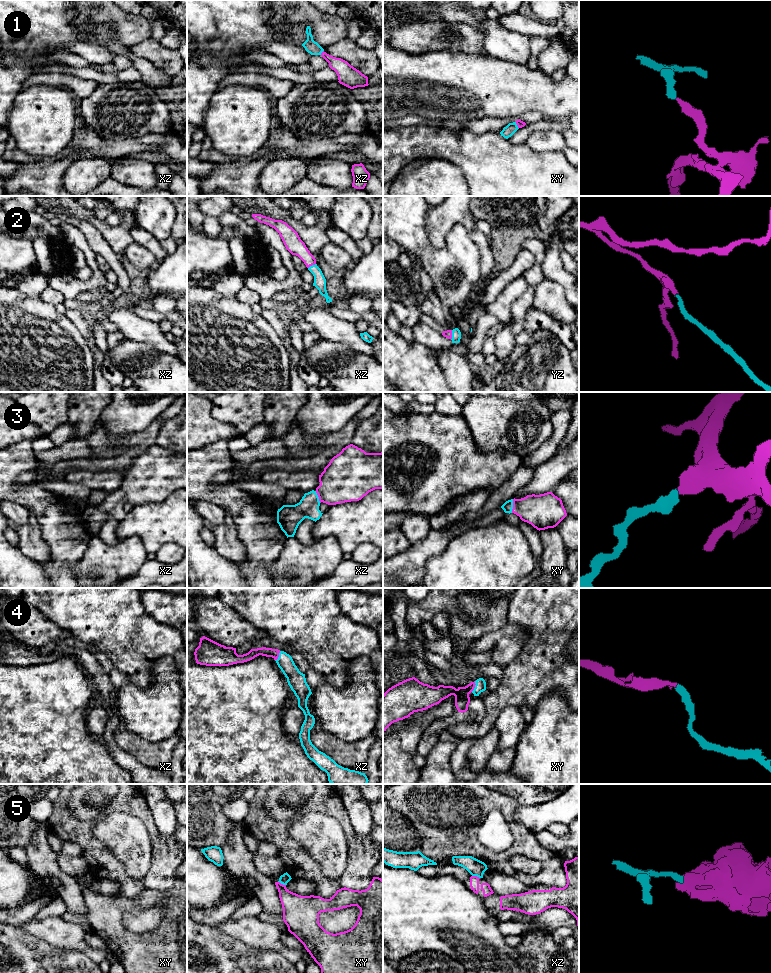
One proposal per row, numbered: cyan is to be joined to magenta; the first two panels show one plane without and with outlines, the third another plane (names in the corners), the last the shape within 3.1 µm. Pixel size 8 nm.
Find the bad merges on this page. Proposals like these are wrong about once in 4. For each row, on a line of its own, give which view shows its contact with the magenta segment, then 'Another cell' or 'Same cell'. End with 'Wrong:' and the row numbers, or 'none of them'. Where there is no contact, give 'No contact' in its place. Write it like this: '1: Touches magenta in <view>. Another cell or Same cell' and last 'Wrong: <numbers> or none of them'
1: Touches magenta in xz. Same cell
2: Touches magenta in yz. Same cell
3: Touches magenta in xy. Same cell
4: Touches magenta in xy. Same cell
5: Touches magenta in xy. Another cell
Wrong: 5

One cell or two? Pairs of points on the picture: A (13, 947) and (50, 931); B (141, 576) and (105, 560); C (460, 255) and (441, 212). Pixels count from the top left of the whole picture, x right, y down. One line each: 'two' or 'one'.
A: two
B: two
C: two

